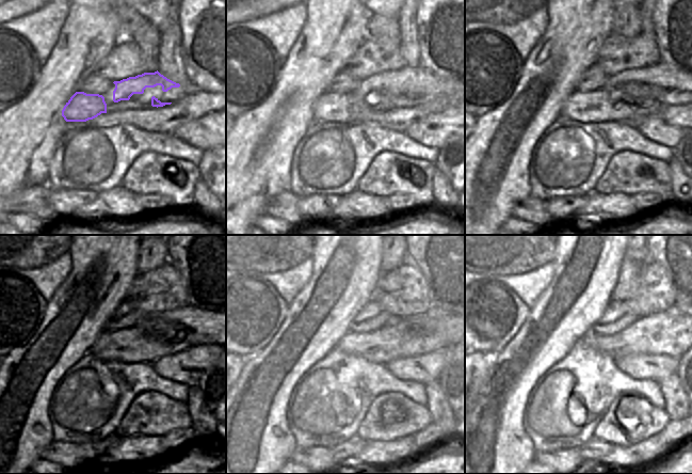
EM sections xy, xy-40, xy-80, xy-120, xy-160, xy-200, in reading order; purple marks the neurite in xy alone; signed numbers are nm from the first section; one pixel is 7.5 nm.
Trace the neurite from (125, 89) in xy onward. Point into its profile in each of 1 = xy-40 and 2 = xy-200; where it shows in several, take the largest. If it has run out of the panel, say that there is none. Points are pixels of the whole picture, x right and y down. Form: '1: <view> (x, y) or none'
1: xy-40 (332, 106)
2: xy-200 (670, 332)

